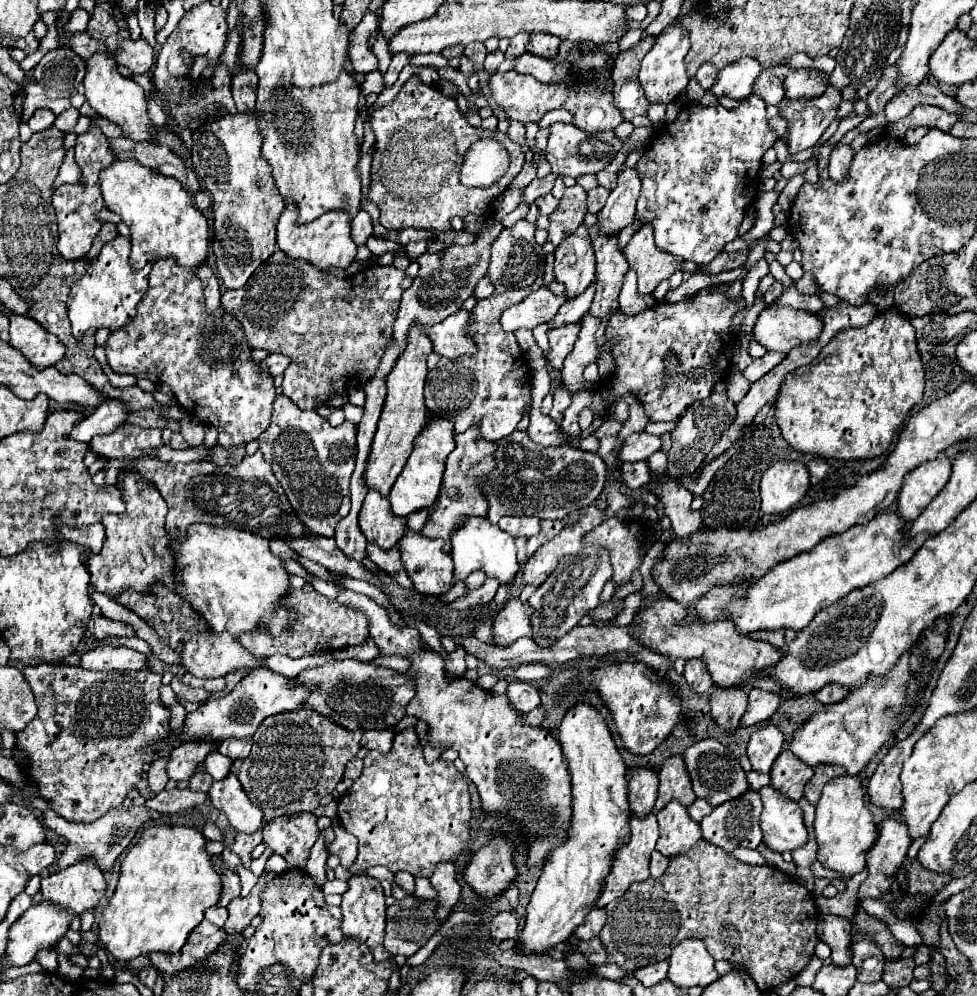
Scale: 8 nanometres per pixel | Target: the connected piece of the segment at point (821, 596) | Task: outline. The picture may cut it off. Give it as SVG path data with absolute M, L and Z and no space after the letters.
M881 512L863 526L853 526L843 534L833 534L821 540L815 548L789 558L771 568L755 586L729 604L729 616L741 634L753 630L791 628L803 630L821 608L835 604L851 590L863 588L879 578L885 578L901 564L909 562L921 548L927 536L919 534L909 544L901 544L901 530L905 522L897 512Z

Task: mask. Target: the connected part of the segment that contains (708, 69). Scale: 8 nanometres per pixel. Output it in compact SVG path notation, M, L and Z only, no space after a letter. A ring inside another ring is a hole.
M709 64L701 66L701 68L697 70L697 82L699 82L705 90L709 90L709 88L711 88L711 84L715 82L715 68L713 68L713 66L709 66ZM701 70L705 70L705 72L701 72Z

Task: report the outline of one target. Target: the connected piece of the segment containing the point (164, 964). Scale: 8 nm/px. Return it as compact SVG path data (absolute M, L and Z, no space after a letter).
M203 920L203 924L199 924L191 932L185 946L175 956L163 956L157 952L157 954L151 954L149 958L159 972L163 972L165 976L173 976L185 968L191 968L197 962L207 960L211 954L219 950L221 944L225 944L225 940L227 940L227 934L223 928L217 928L211 922Z

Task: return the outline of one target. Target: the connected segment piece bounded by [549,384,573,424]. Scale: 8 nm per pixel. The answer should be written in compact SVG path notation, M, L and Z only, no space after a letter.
M559 384L559 386L555 388L555 394L553 394L553 408L551 408L551 414L549 414L549 416L551 416L557 424L561 424L563 412L565 412L565 408L571 404L571 398L573 398L573 392L571 392L567 386Z

